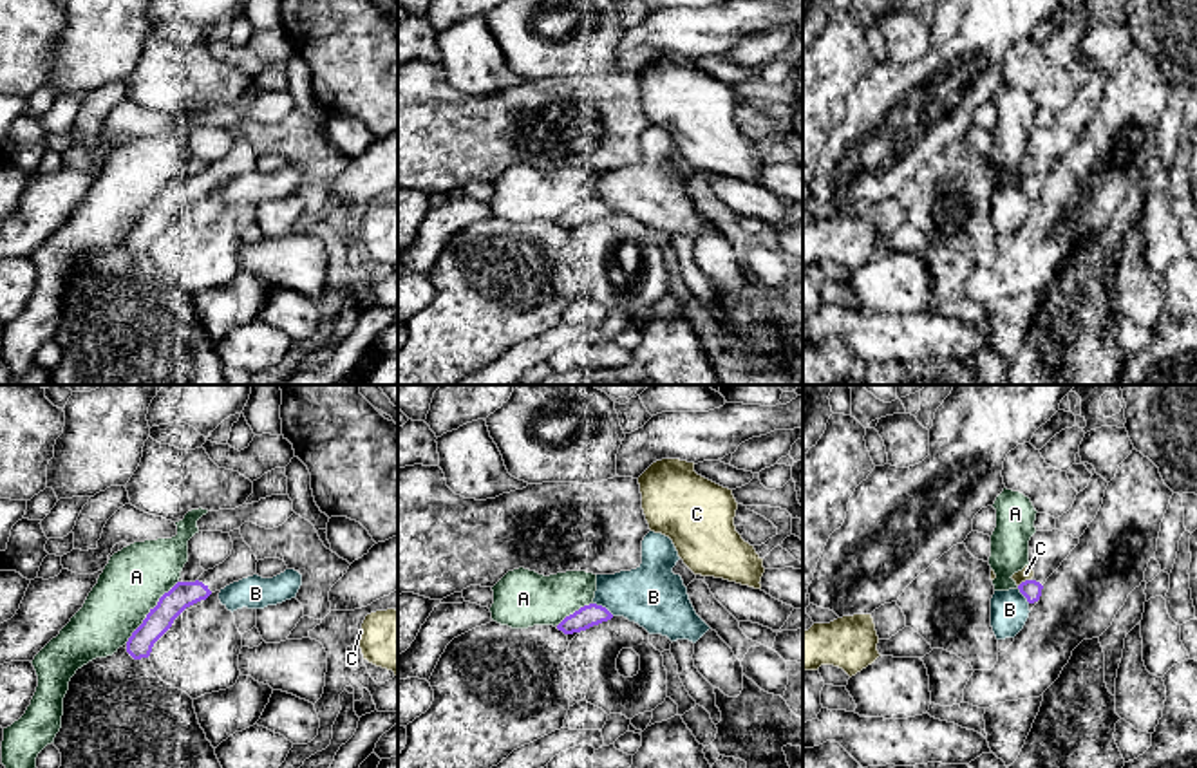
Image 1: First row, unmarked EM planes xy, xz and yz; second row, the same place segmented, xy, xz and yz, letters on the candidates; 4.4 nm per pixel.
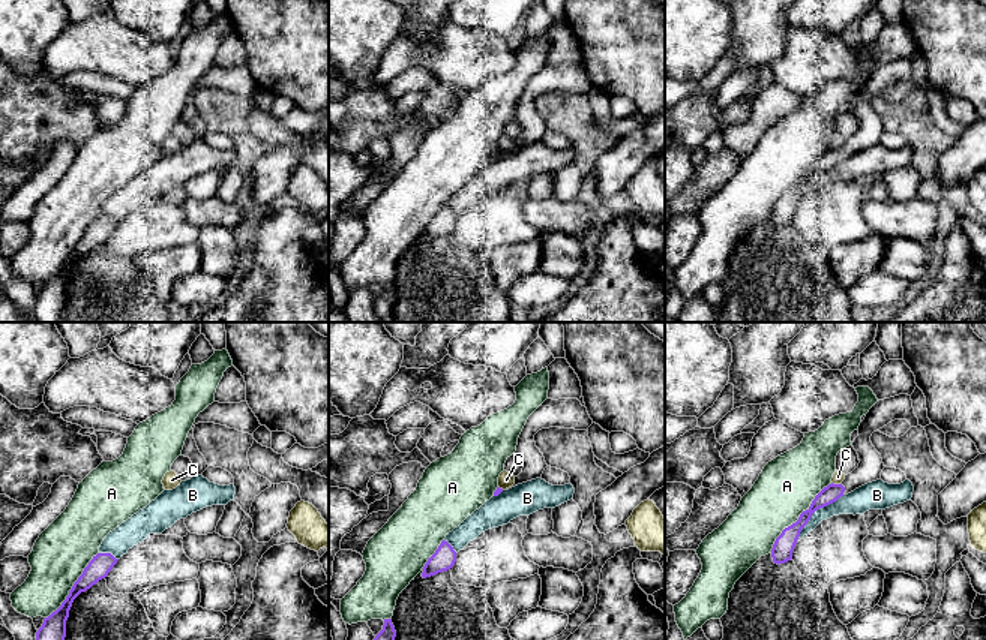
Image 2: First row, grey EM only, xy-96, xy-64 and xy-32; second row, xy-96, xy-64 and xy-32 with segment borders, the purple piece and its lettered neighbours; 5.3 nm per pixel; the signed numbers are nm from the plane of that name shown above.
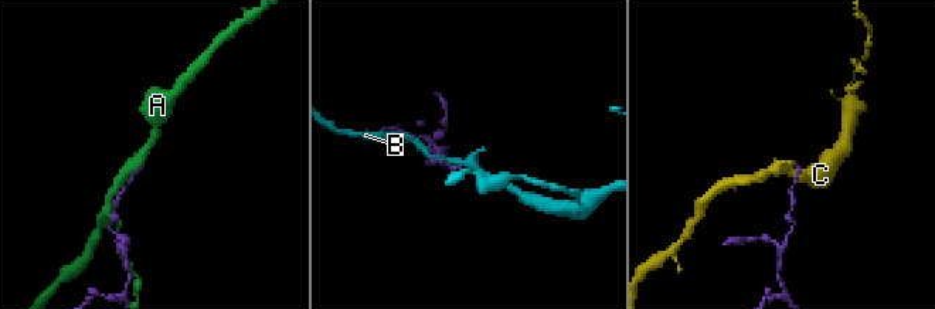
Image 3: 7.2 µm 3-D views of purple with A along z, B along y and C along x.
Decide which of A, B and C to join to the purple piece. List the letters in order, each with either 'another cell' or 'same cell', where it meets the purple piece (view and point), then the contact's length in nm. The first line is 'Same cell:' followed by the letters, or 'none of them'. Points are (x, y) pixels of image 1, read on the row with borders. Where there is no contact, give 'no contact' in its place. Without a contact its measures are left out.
Same cell: none of them
A: another cell; contact xy (150, 611); length 360 nm
B: another cell; contact xz (604, 608); length 110 nm
C: another cell; contact yz (1026, 580); length 70 nm

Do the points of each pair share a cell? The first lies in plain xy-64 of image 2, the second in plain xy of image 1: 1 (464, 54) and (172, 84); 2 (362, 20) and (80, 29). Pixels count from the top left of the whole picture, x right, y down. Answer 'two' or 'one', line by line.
1: one
2: two

